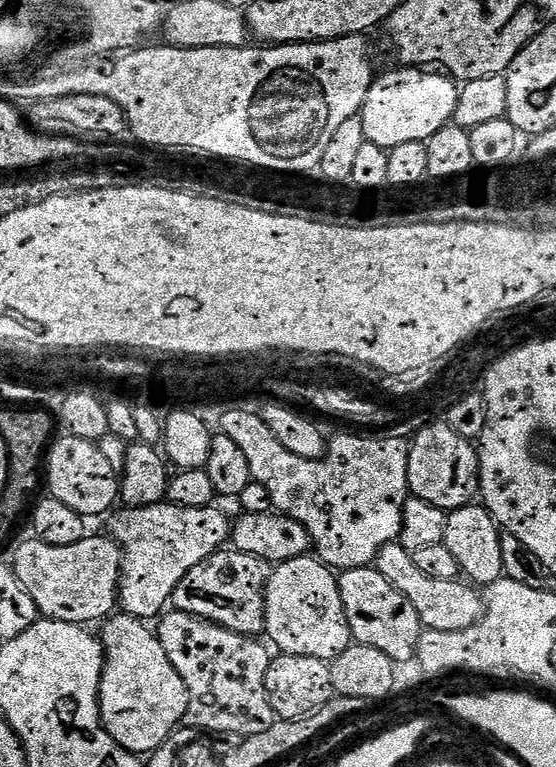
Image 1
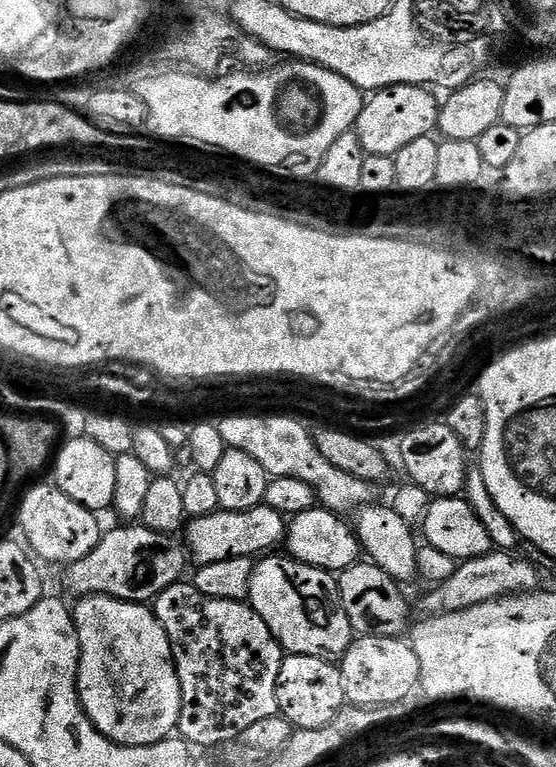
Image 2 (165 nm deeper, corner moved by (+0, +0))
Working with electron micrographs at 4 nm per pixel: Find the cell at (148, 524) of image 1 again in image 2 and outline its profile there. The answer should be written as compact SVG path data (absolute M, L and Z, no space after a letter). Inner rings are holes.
M265 503L254 510L242 512L219 511L206 514L206 518L188 520L186 548L197 565L213 564L230 558L260 558L285 543L288 534L288 520L278 510L268 508Z

